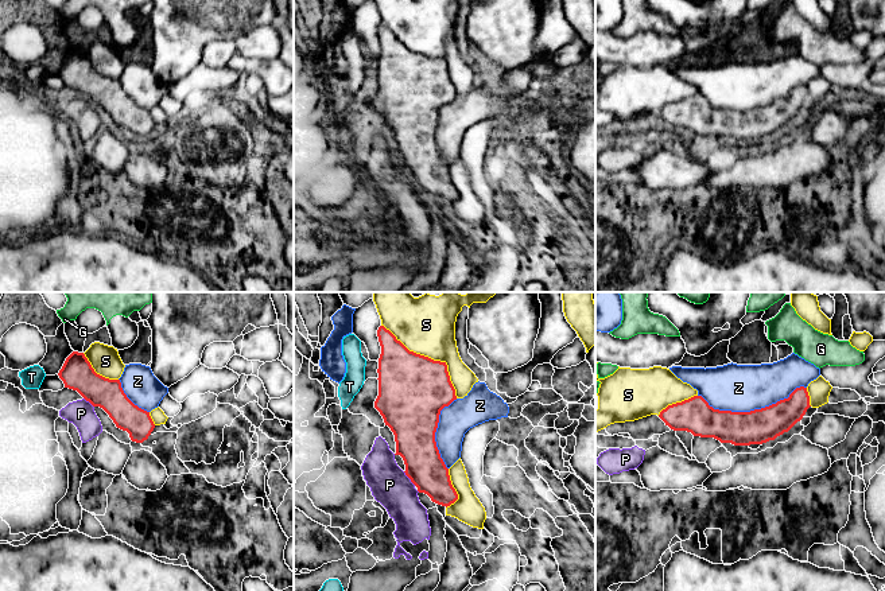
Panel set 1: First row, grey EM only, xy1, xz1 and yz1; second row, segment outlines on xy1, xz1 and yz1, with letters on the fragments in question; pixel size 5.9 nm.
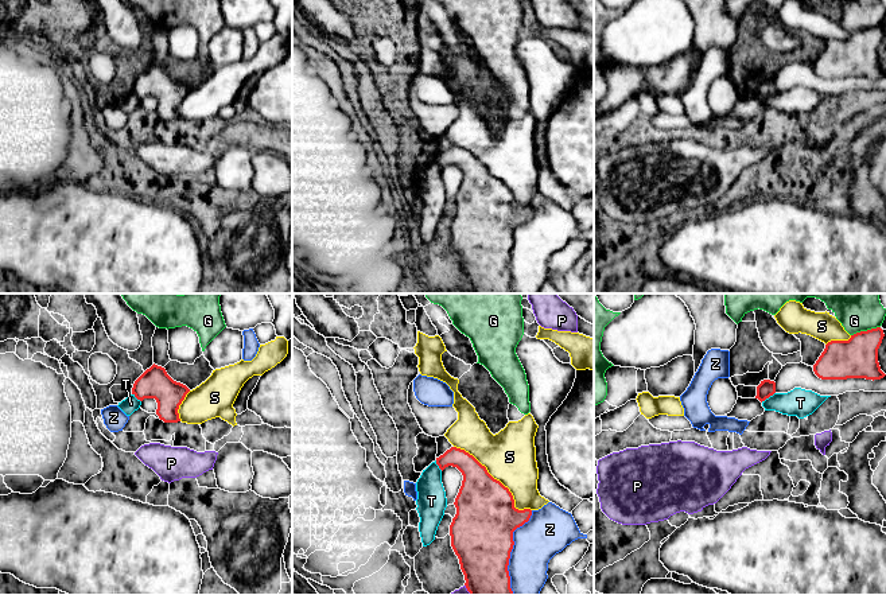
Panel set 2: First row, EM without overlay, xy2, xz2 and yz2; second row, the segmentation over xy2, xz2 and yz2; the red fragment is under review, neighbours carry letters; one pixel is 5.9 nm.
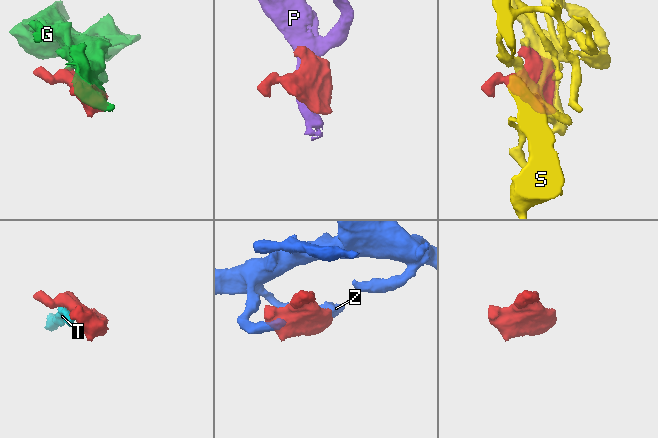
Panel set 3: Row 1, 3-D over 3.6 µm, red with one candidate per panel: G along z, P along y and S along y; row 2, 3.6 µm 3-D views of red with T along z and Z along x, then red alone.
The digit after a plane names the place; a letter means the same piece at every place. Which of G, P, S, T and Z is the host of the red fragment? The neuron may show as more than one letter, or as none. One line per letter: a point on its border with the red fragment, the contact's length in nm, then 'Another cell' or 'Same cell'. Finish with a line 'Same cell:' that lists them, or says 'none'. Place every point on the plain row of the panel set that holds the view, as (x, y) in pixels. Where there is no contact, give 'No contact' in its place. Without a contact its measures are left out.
G: Touches red at yz2 (865, 30). Shared border 190 nm. Another cell
P: Touches red at xz1 (408, 175). Shared border 120 nm. Same cell
S: Touches red at xz1 (430, 57). Shared border 650 nm. Another cell
T: Touches red at yz2 (768, 96). Shared border 110 nm. Another cell
Z: Touches red at yz1 (752, 109). Shared border 650 nm. Another cell
Same cell: P

